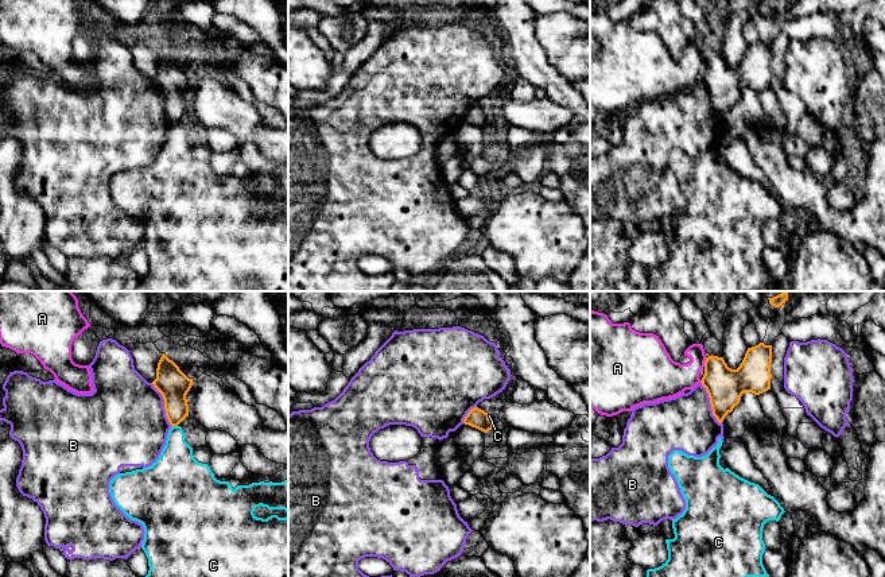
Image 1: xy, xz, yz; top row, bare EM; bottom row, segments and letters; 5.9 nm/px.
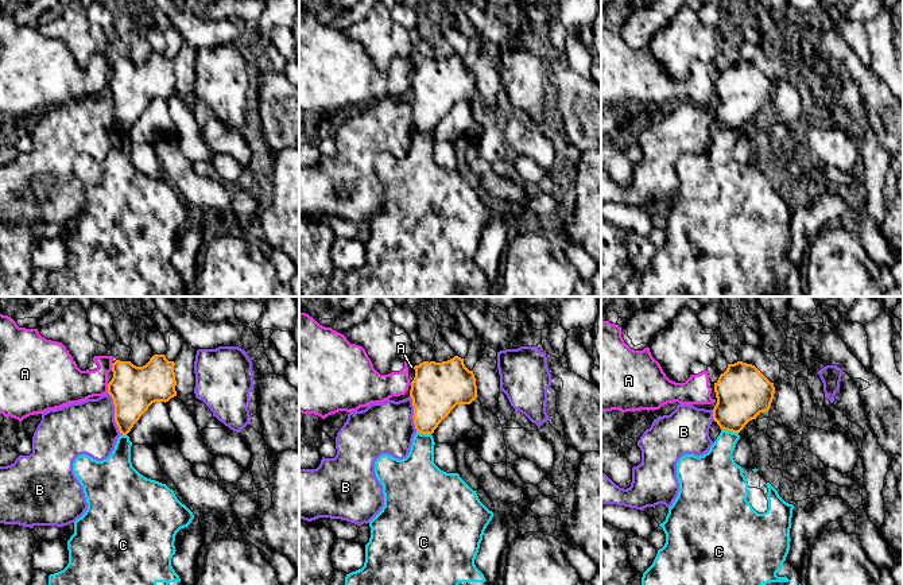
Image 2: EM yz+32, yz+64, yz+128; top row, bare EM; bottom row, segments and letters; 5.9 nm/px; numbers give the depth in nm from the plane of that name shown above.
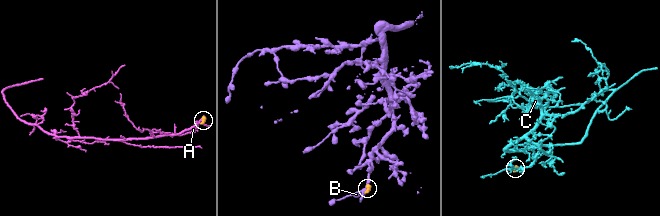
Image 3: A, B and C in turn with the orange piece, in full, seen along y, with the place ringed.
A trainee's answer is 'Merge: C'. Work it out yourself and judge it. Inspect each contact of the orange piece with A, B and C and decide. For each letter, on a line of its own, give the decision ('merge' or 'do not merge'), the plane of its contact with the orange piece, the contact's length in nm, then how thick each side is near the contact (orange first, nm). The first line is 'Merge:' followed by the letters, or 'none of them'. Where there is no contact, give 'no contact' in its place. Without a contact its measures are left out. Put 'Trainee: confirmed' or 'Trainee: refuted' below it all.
Merge: none of them
A: do not merge; contact in yz; length 60 nm; calibres 220 and 220 nm
B: do not merge; contact in xy; length 300 nm; calibres 180 and 480 nm
C: do not merge; contact in xy; length 40 nm; calibres 180 and 240 nm
Trainee: refuted

